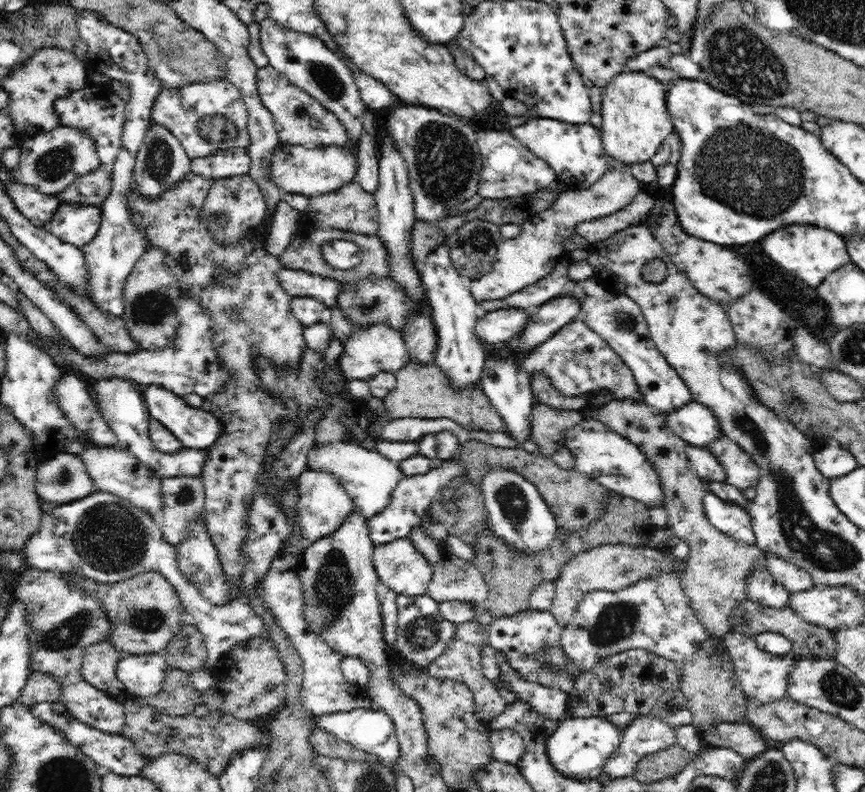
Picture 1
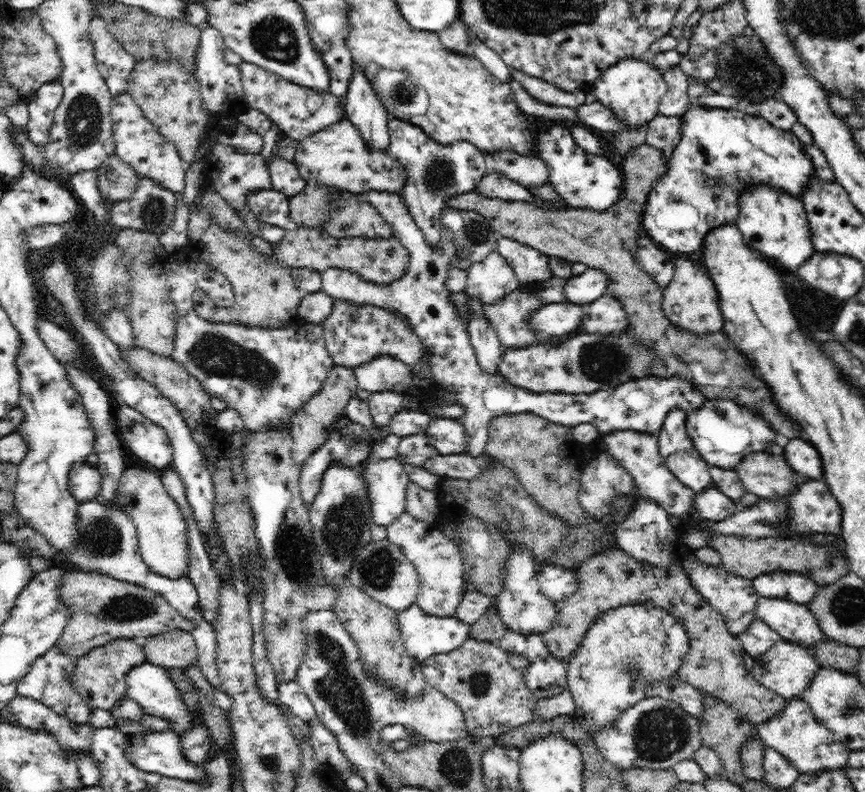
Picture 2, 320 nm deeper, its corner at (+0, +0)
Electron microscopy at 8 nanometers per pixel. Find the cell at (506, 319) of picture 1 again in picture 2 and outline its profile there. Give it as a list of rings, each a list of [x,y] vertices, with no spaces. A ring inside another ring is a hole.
[[[564,301],[562,303],[546,303],[538,310],[530,312],[528,323],[535,332],[540,332],[550,338],[563,339],[577,334],[583,317],[583,305]]]

